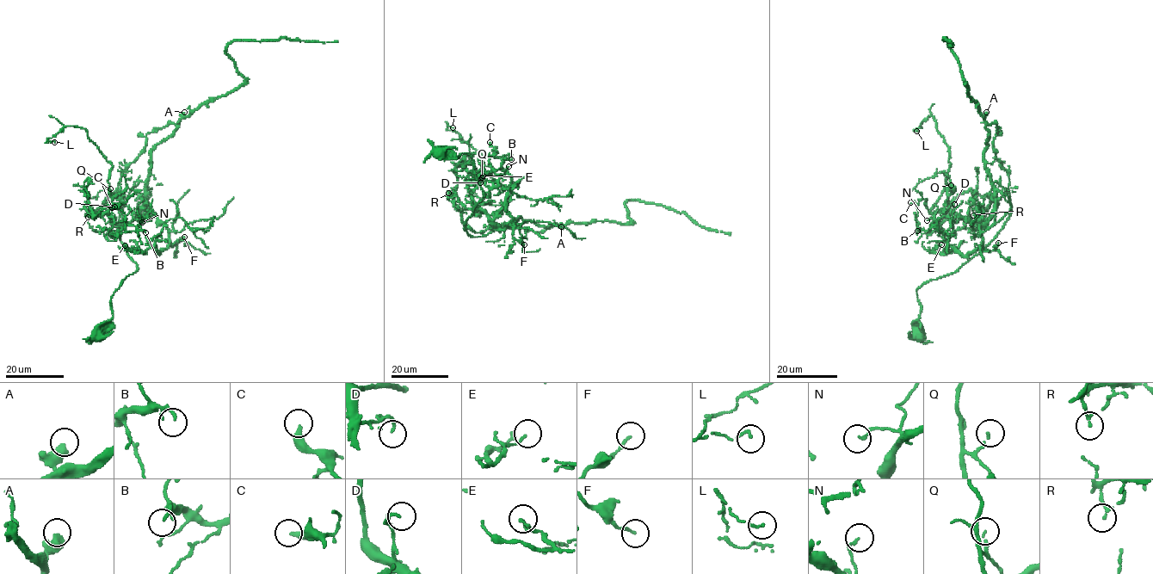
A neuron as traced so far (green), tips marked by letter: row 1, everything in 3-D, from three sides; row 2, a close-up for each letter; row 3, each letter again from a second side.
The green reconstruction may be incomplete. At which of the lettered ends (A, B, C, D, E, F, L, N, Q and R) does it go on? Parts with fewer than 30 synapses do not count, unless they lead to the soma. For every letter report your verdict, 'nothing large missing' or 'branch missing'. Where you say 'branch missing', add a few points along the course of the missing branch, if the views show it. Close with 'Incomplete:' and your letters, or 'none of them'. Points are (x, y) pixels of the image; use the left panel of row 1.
A: nothing large missing
B: nothing large missing
C: nothing large missing
D: nothing large missing
E: nothing large missing
F: nothing large missing
L: nothing large missing
N: nothing large missing
Q: nothing large missing
R: nothing large missing
Incomplete: none of them

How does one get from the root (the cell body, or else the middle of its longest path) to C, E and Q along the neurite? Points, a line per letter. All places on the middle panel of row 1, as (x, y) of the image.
C: (440, 151), (471, 157), (484, 196), (465, 228), (485, 236), (505, 225), (494, 219), (511, 193), (490, 142)
E: (440, 151), (471, 158), (484, 196), (464, 225), (472, 237), (515, 225), (499, 176), (493, 170), (483, 175)
Q: (440, 151), (471, 158), (484, 196), (464, 225), (472, 237), (505, 225), (475, 204), (482, 177)

